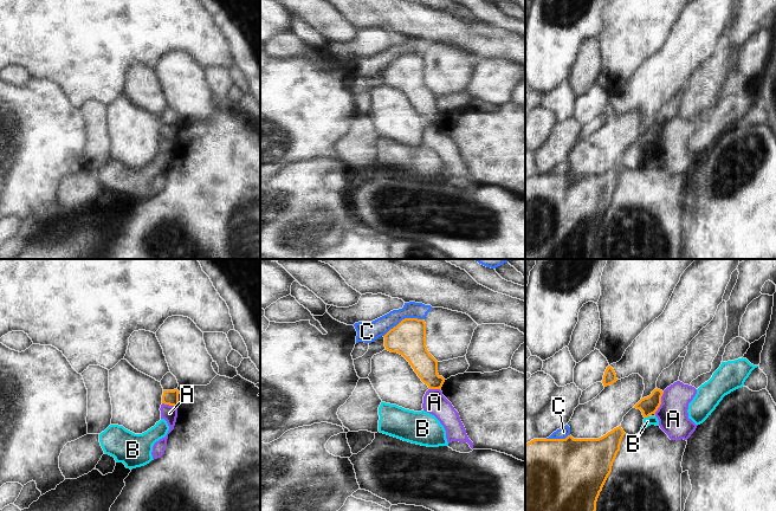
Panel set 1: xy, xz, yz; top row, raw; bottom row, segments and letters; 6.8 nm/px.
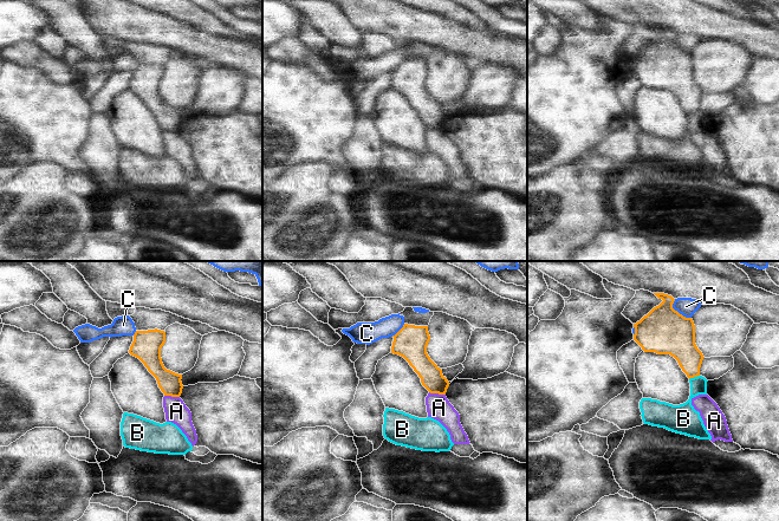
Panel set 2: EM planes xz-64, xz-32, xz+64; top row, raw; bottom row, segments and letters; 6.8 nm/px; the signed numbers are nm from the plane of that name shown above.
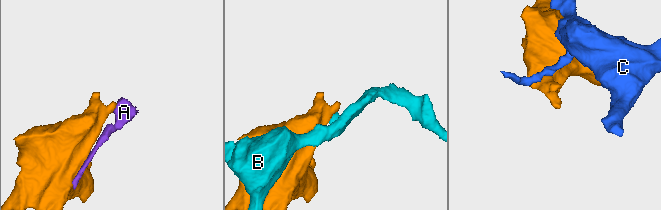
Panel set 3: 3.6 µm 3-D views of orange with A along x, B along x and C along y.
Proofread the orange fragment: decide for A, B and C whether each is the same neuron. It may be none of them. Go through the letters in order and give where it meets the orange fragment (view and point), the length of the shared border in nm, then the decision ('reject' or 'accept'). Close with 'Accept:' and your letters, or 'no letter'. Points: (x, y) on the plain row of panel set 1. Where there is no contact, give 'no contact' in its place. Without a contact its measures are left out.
A: yz (660, 137) | 170 nm | reject
B: yz (646, 151) | 40 nm | reject
C: xz (402, 55) | 300 nm | reject
Accept: no letter

